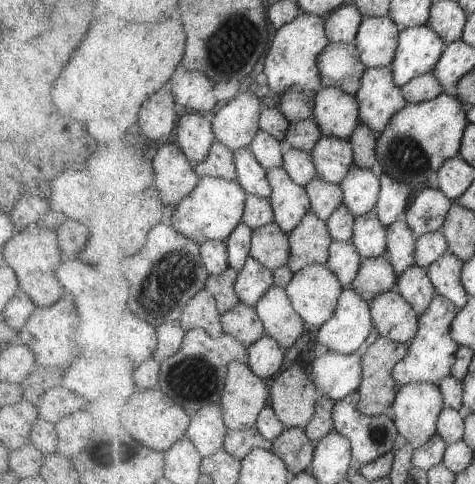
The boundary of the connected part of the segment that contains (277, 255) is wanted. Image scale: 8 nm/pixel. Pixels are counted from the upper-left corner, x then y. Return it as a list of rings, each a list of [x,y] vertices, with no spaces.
[[[277,223],[253,229],[252,256],[273,271],[285,267],[292,258],[288,233]]]

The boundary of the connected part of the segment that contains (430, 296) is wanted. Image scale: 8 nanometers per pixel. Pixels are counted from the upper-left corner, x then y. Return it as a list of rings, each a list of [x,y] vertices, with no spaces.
[[[417,265],[409,268],[397,280],[397,288],[395,288],[397,292],[405,297],[405,300],[409,301],[409,304],[412,304],[419,315],[427,312],[435,297],[439,295],[433,280],[429,278],[427,269],[427,267]]]

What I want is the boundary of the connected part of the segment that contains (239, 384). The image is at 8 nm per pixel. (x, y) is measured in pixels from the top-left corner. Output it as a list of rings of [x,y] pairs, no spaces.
[[[236,361],[229,367],[220,406],[231,431],[257,426],[259,414],[271,403],[270,381],[257,376],[249,364]]]

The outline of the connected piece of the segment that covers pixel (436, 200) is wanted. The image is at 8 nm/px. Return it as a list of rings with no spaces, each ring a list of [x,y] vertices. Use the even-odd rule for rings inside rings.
[[[426,186],[415,193],[417,197],[405,212],[407,224],[413,226],[417,236],[440,230],[448,219],[454,200],[450,199],[441,189]]]

